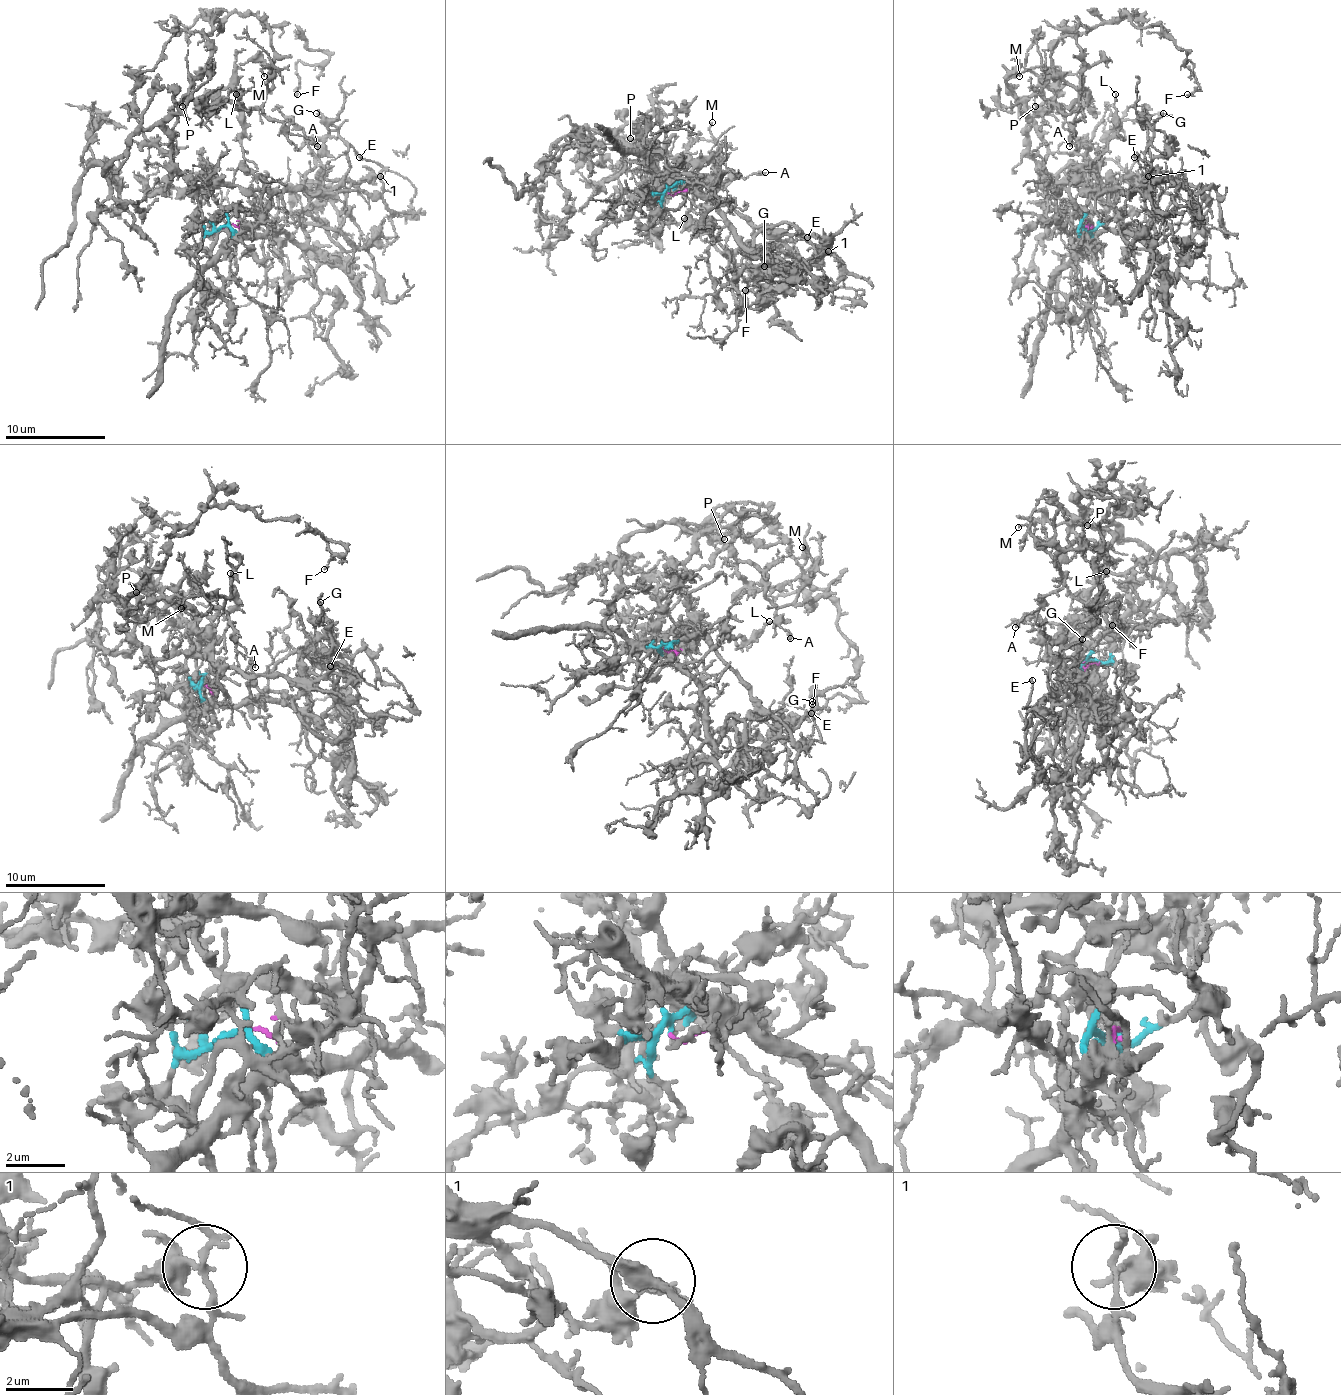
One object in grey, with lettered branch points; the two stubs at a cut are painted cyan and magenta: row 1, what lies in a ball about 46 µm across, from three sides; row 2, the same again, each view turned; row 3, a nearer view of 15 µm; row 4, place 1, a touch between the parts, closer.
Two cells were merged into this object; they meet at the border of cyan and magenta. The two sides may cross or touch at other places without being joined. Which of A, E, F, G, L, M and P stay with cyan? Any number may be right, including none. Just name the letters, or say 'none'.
none

